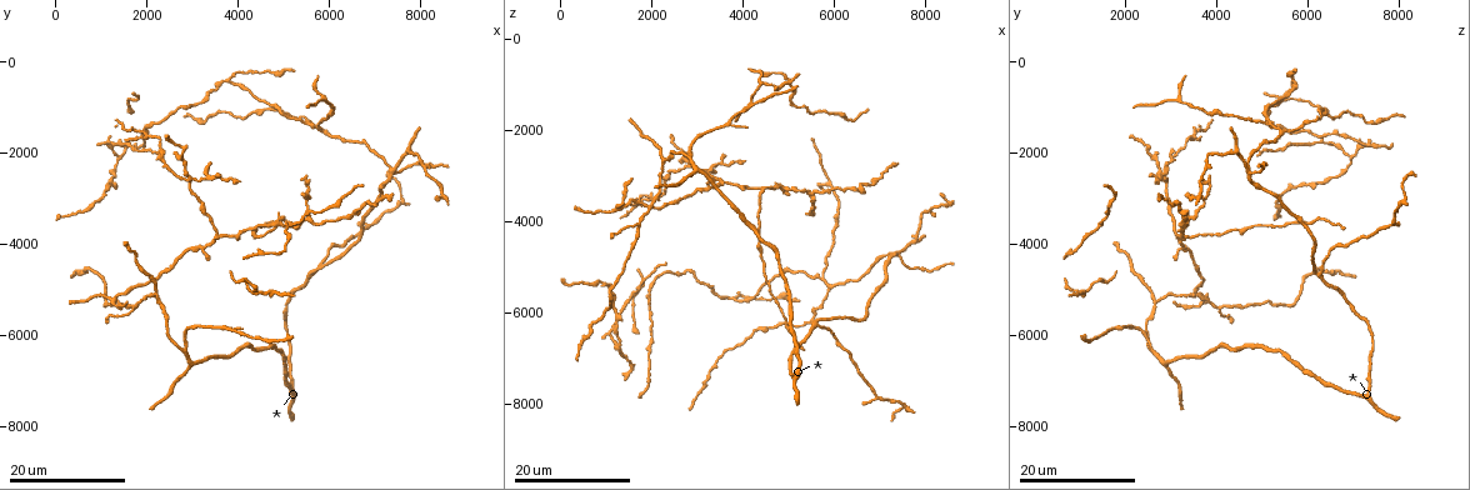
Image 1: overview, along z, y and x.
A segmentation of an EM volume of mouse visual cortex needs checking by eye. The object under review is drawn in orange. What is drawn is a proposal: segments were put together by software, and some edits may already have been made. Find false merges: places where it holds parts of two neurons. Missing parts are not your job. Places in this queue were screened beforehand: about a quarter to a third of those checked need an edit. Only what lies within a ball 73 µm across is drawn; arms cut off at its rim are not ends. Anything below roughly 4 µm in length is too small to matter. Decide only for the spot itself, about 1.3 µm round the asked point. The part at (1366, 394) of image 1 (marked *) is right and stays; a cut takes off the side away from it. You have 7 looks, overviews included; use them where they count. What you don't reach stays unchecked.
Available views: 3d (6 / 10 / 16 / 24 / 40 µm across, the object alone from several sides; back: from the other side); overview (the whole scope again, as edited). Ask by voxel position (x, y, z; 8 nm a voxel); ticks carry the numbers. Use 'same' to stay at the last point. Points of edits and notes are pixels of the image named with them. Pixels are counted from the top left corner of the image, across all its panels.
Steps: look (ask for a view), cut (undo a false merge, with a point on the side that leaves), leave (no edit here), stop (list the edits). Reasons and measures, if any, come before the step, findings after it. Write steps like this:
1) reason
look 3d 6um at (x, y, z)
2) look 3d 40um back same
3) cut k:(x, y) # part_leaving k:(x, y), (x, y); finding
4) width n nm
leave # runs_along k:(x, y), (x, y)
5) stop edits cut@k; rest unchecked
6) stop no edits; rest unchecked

a fork
look 3d 24um at (5650, 4650, 6250)

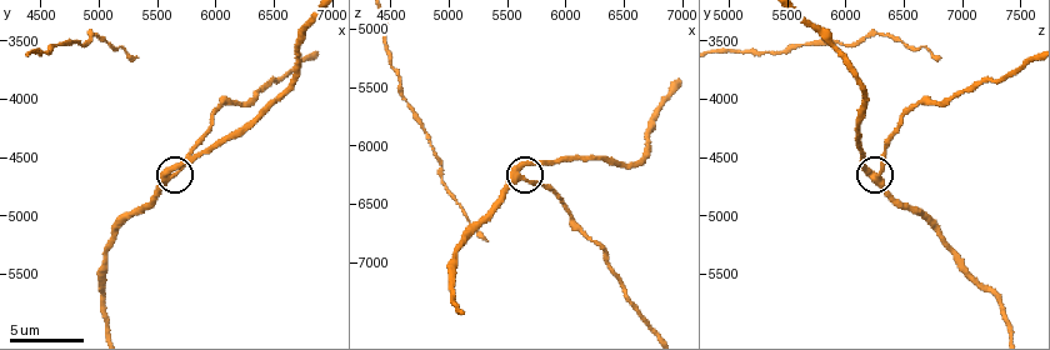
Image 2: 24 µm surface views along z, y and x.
zoom in
look 3d 10um at (5620, 4680, 6240)

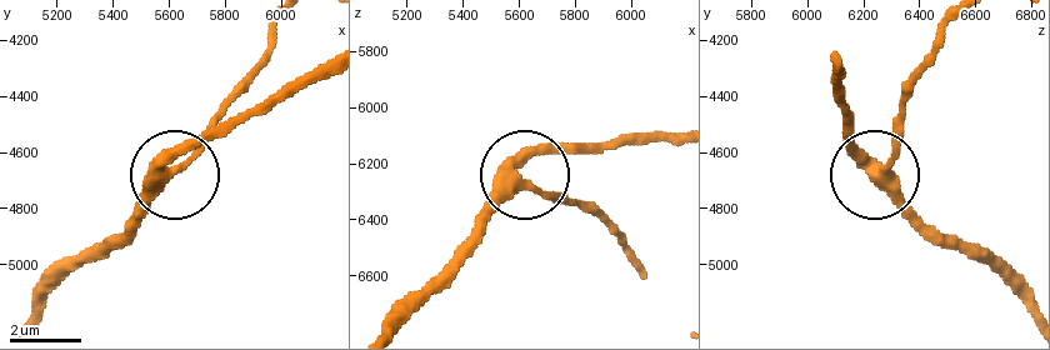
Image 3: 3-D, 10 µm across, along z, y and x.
look 3d 6um at (5620, 4670, 6260)

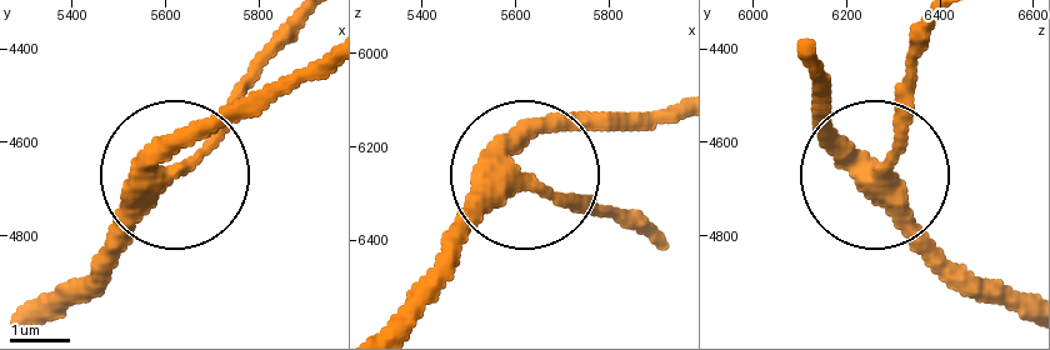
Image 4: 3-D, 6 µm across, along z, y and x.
width 350 nm
leave # runs_along 4:(31, 315), (295, 41); continuous, no second neuron

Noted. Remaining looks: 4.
three-way junction
look 3d 16um at (3600, 3800, 3150)

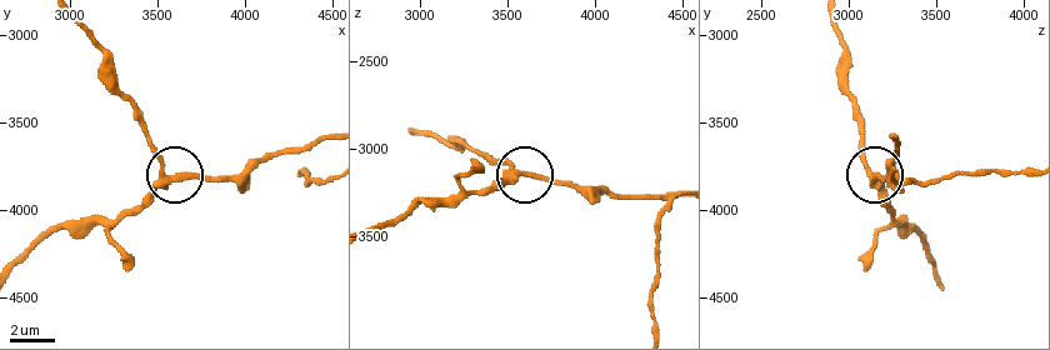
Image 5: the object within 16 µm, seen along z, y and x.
look 3d 10um at (3540, 3820, 3140)

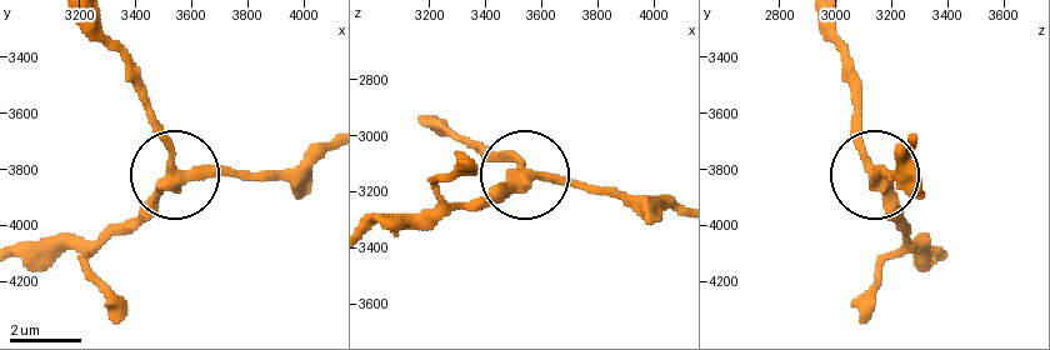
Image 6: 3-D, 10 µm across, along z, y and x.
arms 3
leave # all the same neuron

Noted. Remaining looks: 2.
three arms meet
look 3d 16um at (5550, 3450, 3350)

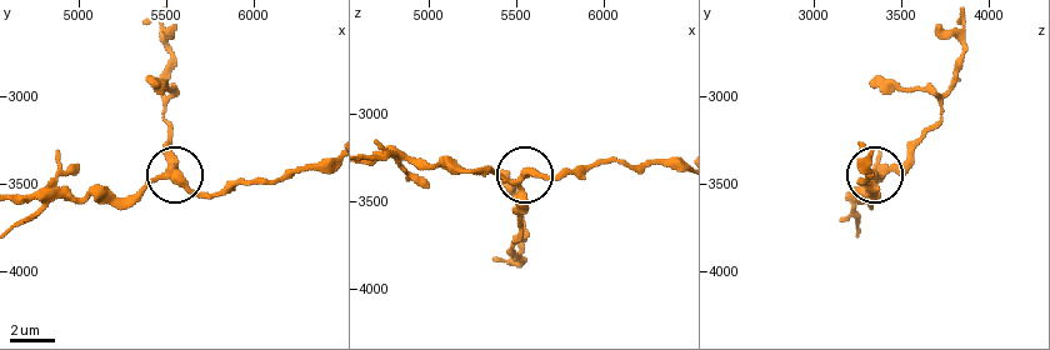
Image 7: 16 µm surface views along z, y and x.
look 3d 6um at (5520, 3440, 3420)

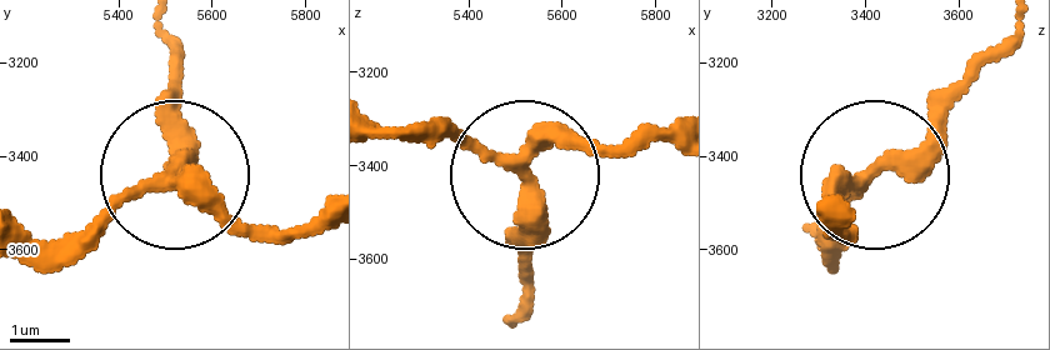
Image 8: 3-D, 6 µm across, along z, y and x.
arms 3
leave # runs_along 8:(383, 126), (458, 141), (528, 181), (531, 295); one neuron here

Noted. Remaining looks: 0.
stop no edits; rest unchecked

